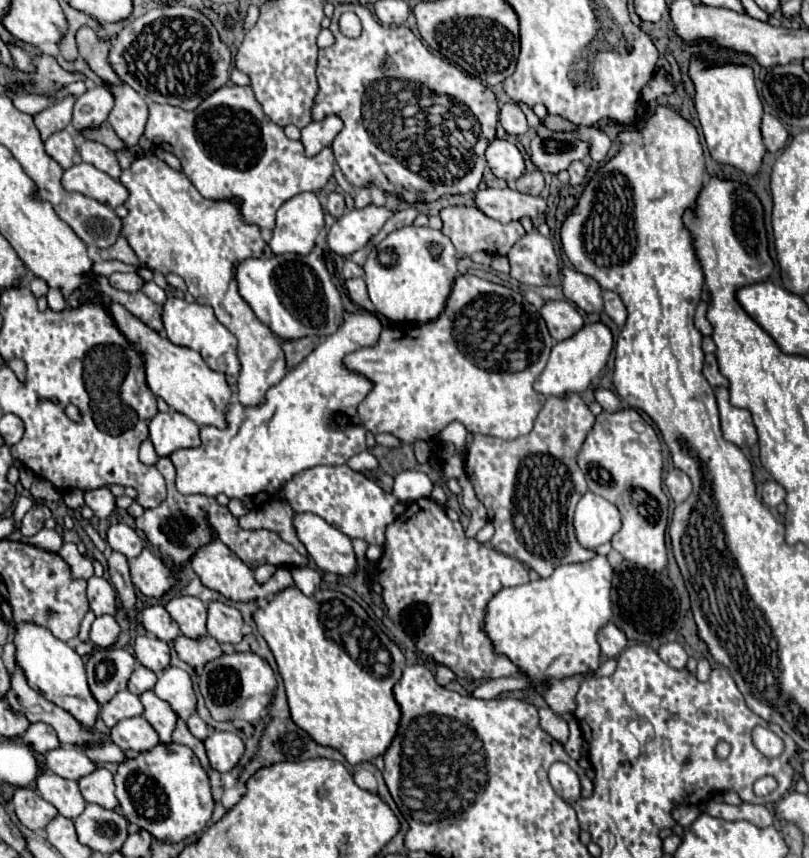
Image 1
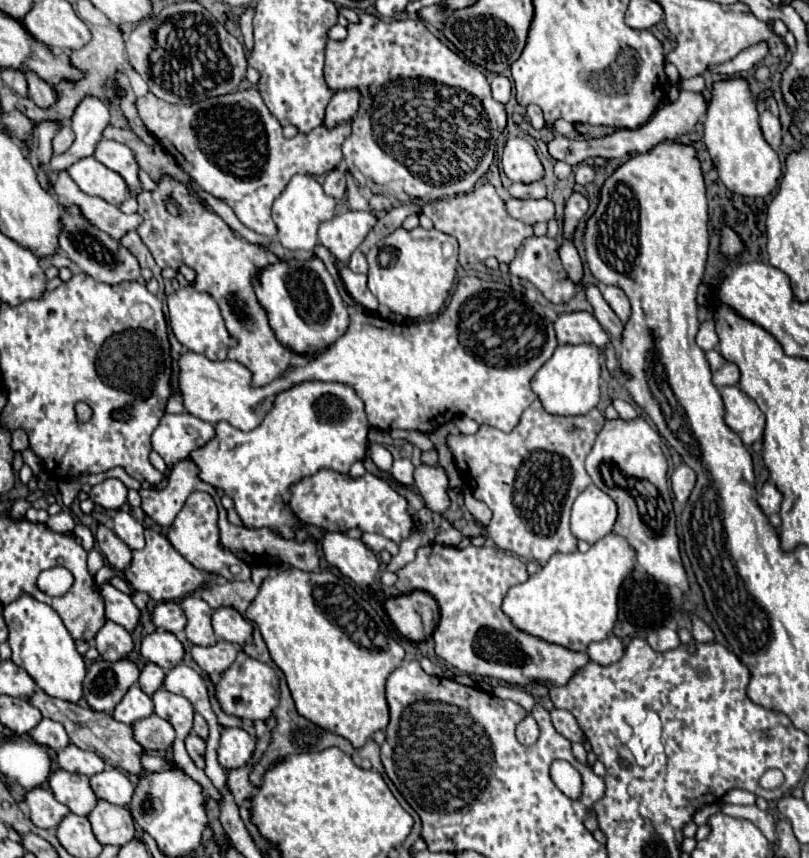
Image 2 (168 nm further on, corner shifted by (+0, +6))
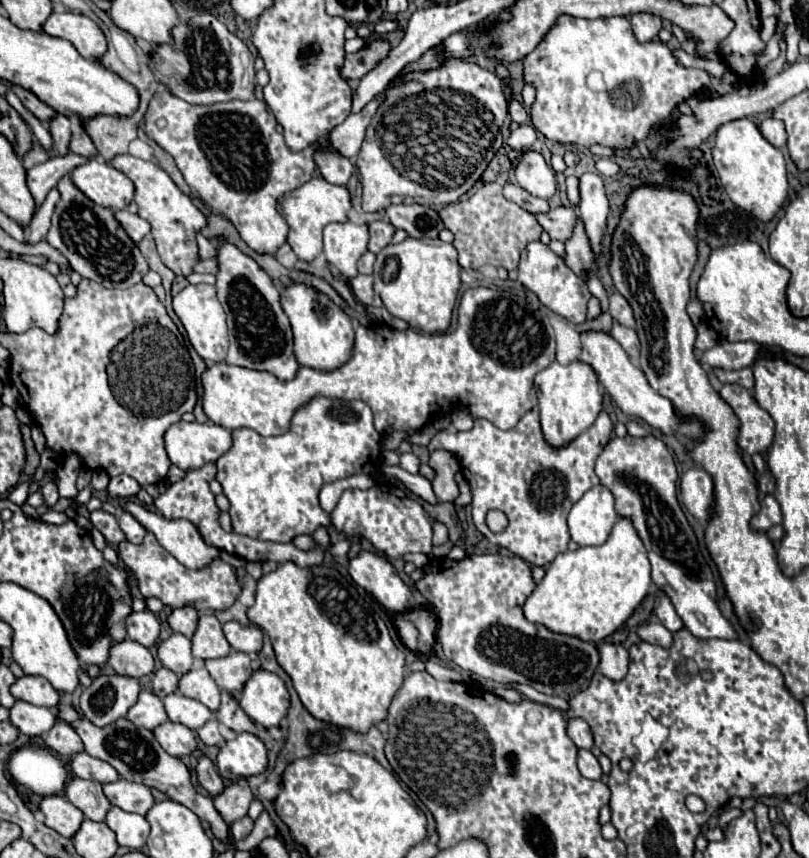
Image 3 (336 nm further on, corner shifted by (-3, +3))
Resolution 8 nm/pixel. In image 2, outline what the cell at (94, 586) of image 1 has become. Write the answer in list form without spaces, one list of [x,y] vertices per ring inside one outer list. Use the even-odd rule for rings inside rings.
[[[100,584],[98,590],[104,600],[106,618],[124,626],[128,632],[132,632],[140,618],[140,610],[134,606],[132,598],[124,592],[120,592],[118,588],[114,588],[112,584]]]

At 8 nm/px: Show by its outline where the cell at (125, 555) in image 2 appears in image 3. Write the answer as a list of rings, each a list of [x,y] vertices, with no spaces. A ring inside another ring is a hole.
[[[97,509],[97,511],[91,513],[91,523],[93,523],[93,527],[97,527],[103,533],[103,537],[107,539],[107,543],[111,547],[117,547],[125,539],[115,515],[111,515],[111,513],[103,511],[103,509]]]

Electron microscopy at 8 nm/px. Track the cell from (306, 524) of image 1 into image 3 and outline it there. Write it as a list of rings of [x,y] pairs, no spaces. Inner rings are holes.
[[[361,551],[349,561],[349,573],[353,581],[369,591],[385,609],[393,613],[411,609],[413,587],[399,577],[397,569],[383,555]]]

